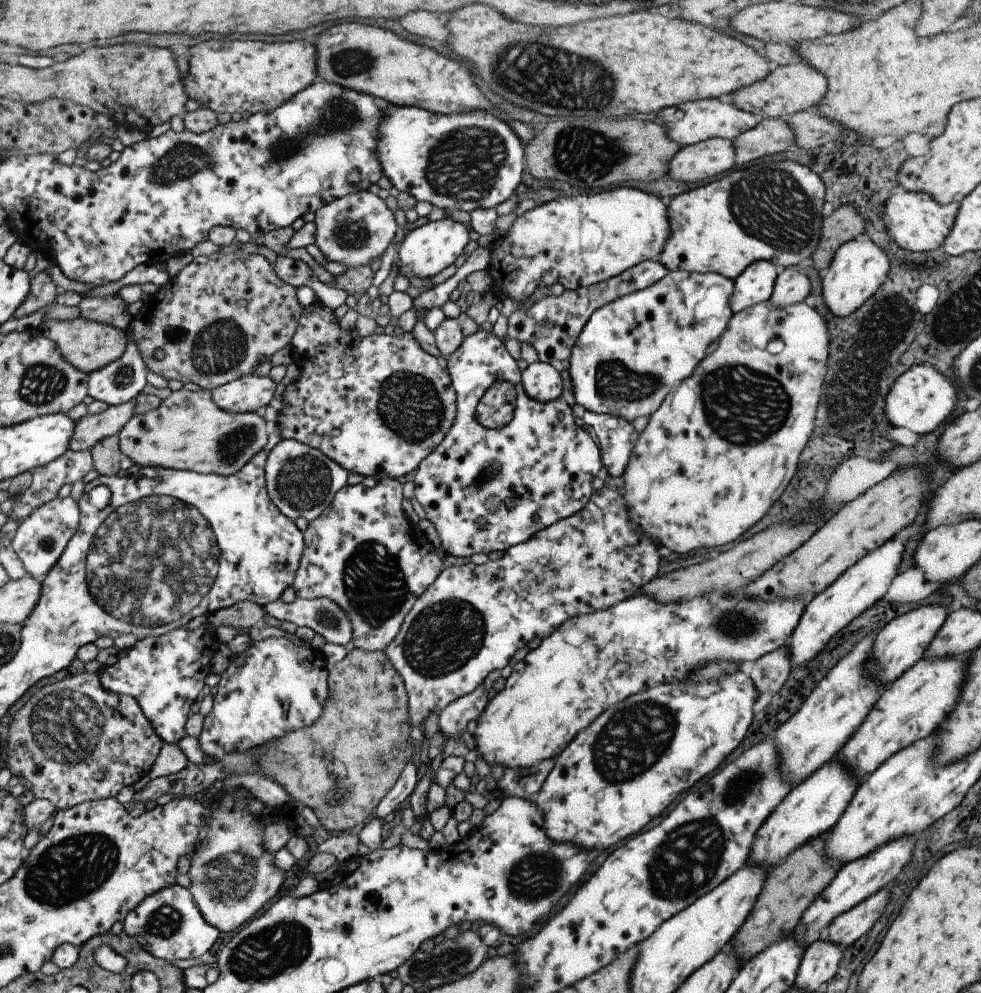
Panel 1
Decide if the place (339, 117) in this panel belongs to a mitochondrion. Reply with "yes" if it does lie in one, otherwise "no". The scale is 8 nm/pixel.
yes

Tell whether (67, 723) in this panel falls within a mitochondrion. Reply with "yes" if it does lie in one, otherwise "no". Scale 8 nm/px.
yes

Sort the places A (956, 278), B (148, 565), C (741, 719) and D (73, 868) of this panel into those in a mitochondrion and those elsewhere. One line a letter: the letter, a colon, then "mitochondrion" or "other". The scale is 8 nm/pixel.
A: other
B: mitochondrion
C: other
D: mitochondrion

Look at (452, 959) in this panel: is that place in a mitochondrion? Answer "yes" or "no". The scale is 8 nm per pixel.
yes

